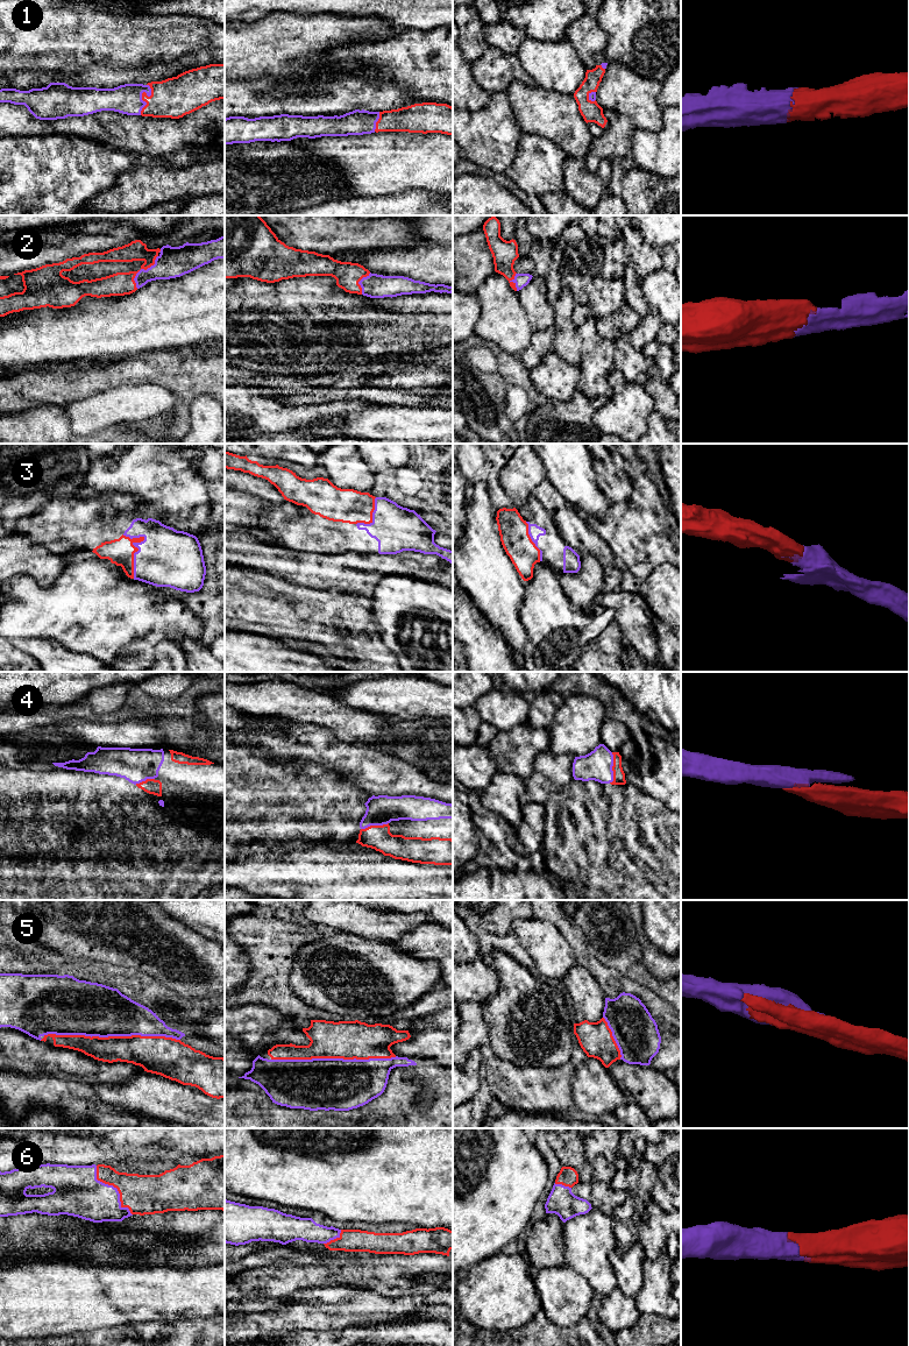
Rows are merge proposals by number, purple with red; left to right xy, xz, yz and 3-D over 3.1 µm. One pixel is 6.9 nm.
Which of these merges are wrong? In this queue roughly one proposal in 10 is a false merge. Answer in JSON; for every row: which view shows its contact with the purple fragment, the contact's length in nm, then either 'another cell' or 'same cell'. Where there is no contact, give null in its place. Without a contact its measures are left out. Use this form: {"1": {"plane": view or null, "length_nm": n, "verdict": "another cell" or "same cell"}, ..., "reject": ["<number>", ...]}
{"1": {"plane": "xy", "length_nm": 220, "verdict": "same cell"}, "2": {"plane": "xy", "length_nm": 280, "verdict": "same cell"}, "3": {"plane": "xy", "length_nm": 320, "verdict": "same cell"}, "4": {"plane": "yz", "length_nm": 220, "verdict": "same cell"}, "5": {"plane": "xy", "length_nm": 950, "verdict": "same cell"}, "6": {"plane": "xy", "length_nm": 420, "verdict": "same cell"}, "reject": []}

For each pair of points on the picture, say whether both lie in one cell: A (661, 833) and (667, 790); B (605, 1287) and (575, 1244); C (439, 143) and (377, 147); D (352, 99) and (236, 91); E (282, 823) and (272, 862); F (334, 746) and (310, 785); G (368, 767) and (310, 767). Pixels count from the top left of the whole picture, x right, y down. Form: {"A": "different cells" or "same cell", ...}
{"A": "different cells", "B": "same cell", "C": "same cell", "D": "same cell", "E": "different cells", "F": "different cells", "G": "different cells"}

